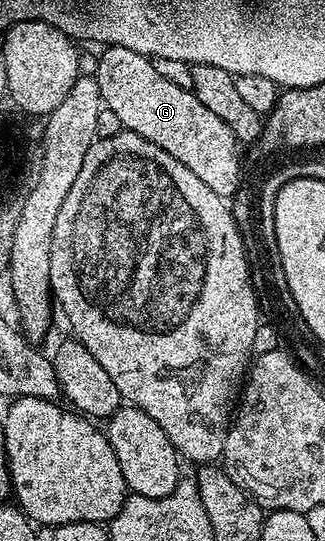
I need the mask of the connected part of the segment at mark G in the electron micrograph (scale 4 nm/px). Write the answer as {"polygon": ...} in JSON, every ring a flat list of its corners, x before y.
{"polygon":[[108,45,102,52,93,76,99,80,105,108,121,119,123,129,149,139,149,143,157,143,161,151,169,151,177,163,185,163,219,197,233,198,244,180,243,165,239,162,241,146,233,131,207,110,191,90,177,87,177,83,169,83,160,75,152,58,116,45]]}

